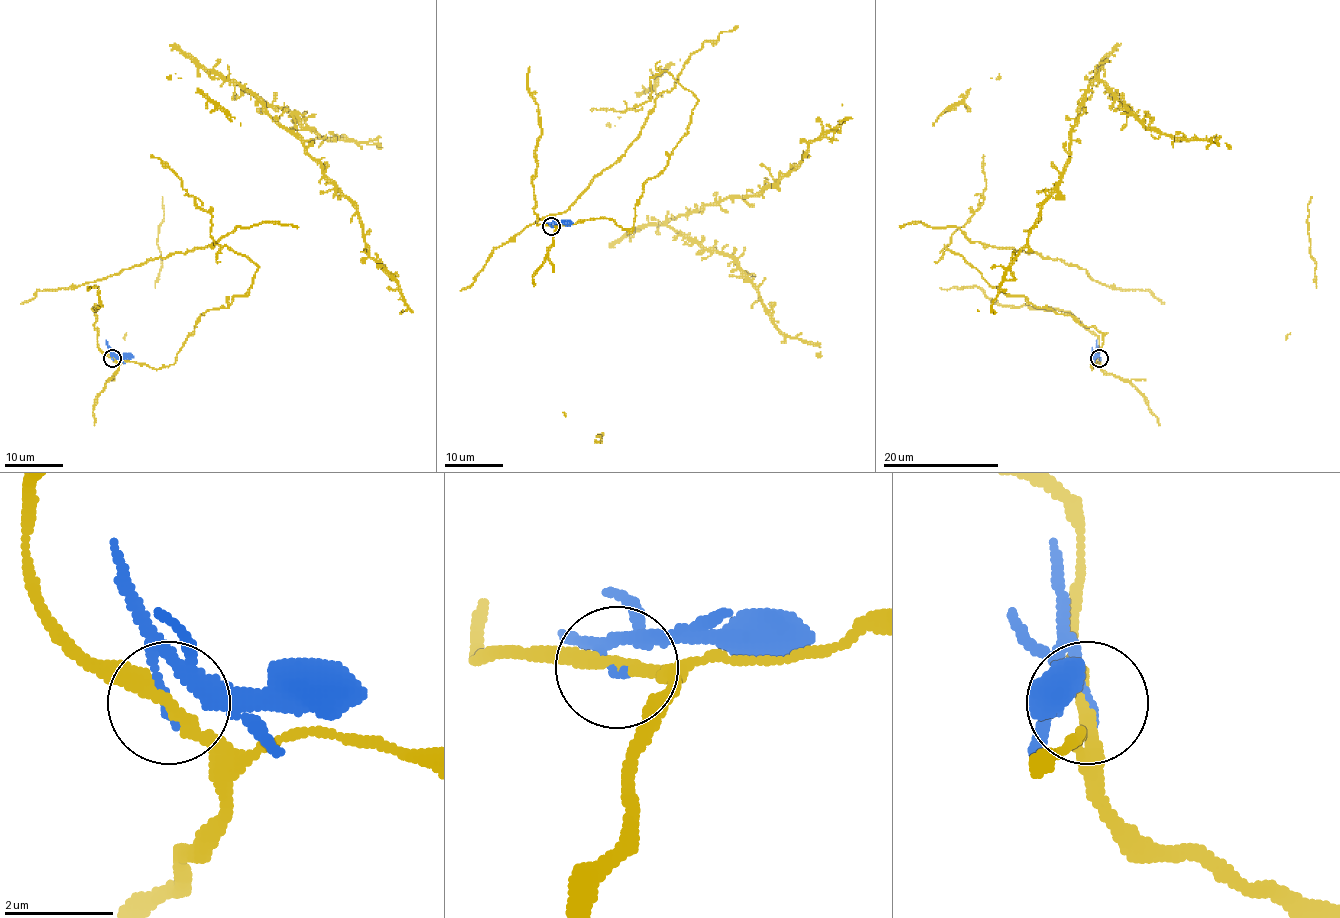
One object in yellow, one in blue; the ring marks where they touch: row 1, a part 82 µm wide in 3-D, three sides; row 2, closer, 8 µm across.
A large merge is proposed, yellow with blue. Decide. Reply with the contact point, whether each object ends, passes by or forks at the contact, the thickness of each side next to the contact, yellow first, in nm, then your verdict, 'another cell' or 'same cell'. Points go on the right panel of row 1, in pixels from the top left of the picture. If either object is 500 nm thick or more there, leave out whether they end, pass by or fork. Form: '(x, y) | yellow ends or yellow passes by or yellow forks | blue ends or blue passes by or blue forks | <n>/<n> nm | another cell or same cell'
(1099, 358) | yellow passes by | blue ends | 260/200 nm | another cell

